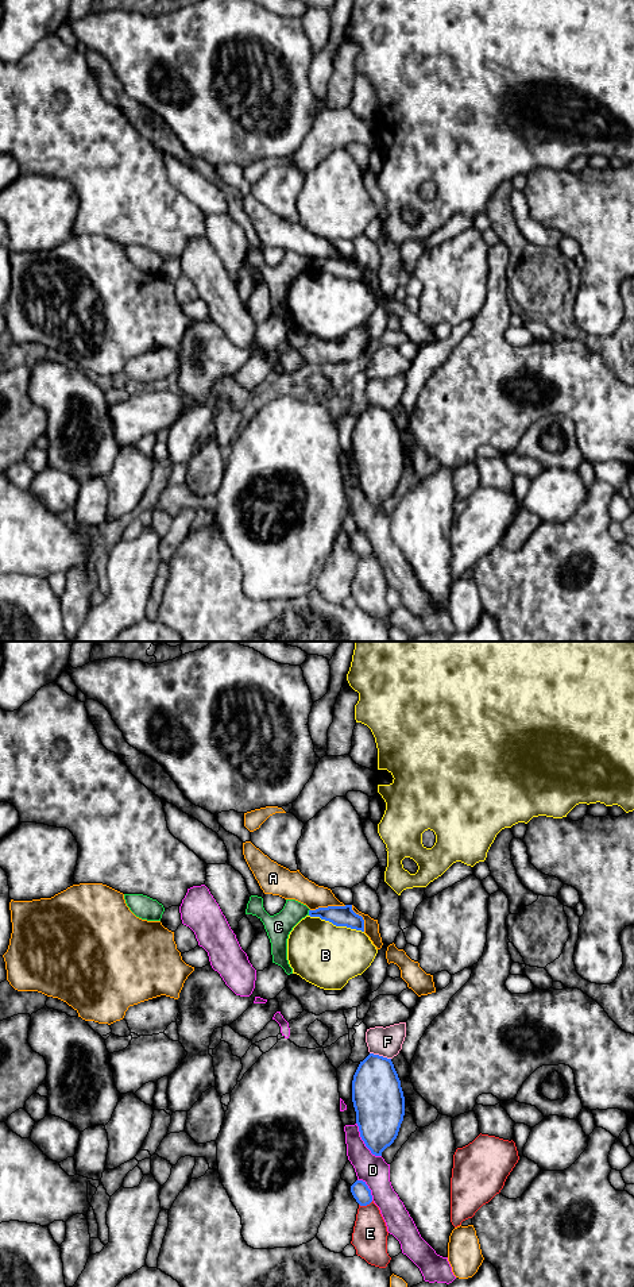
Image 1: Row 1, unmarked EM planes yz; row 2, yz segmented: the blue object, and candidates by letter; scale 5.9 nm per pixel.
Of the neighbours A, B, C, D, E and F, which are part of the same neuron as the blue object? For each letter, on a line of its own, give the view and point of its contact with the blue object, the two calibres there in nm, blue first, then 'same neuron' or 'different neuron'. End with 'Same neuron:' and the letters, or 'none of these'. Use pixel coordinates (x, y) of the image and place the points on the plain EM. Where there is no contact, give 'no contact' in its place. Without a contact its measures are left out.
A: contact yz (328, 258); calibres 130 and 170 nm; different neuron
B: contact yz (336, 277); calibres 130 and 380 nm; different neuron
C: contact yz (309, 264); calibres 130 and 160 nm; different neuron
D: contact yz (364, 494); calibres 300 and 170 nm; different neuron
E: contact yz (366, 557); calibres 110 and 200 nm; different neuron
F: contact yz (381, 408); calibres 300 and 180 nm; different neuron
Same neuron: none of these

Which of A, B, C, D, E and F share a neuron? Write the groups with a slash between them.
A / B / C / D / E / F

